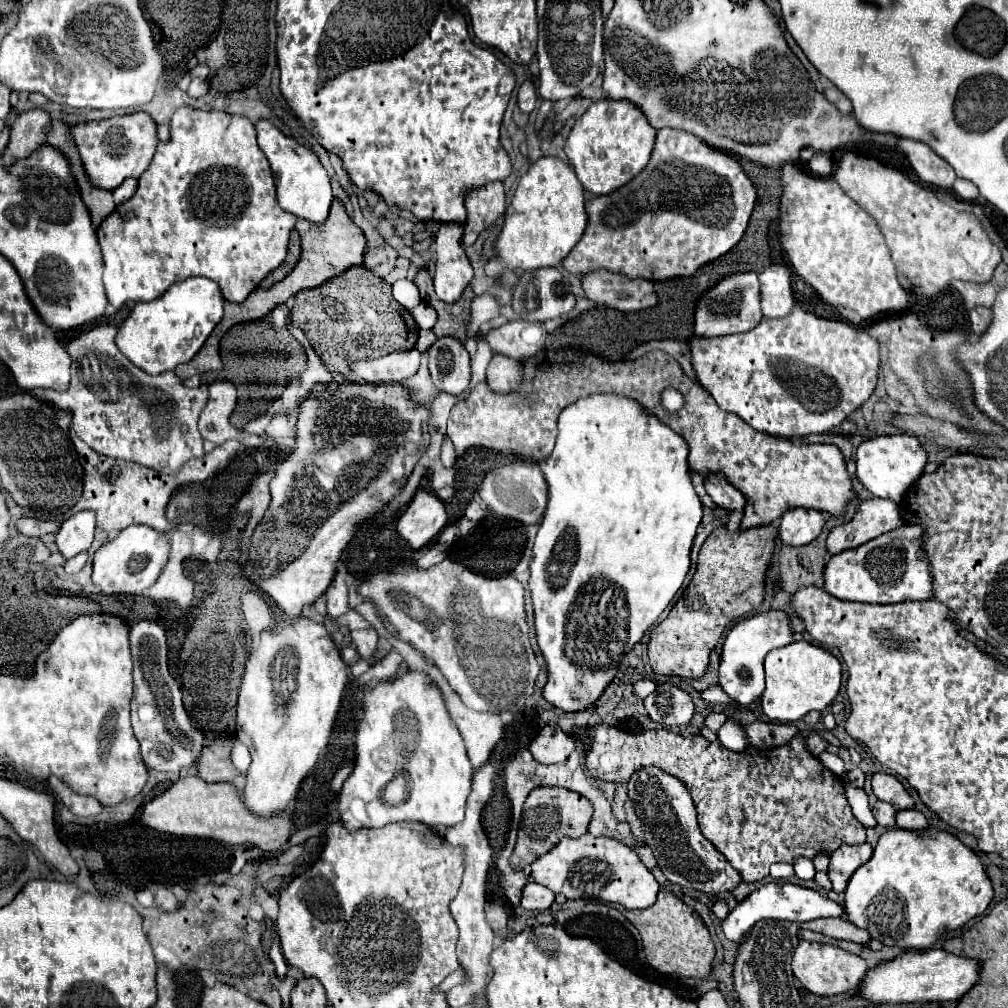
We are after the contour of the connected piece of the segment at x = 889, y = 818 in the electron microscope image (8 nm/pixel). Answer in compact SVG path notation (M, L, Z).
M877 802L873 806L873 816L879 826L887 826L887 828L895 826L895 808L887 802Z

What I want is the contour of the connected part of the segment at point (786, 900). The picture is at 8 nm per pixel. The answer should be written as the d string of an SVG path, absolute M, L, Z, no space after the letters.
M769 882L759 886L757 890L753 890L745 900L741 900L727 916L727 920L723 922L723 932L729 940L737 942L755 922L759 920L795 920L795 922L807 922L807 920L817 920L817 918L827 918L827 916L835 916L835 918L845 918L847 920L847 912L843 912L843 904L833 902L825 896L821 896L817 890L813 888L803 888L791 882Z

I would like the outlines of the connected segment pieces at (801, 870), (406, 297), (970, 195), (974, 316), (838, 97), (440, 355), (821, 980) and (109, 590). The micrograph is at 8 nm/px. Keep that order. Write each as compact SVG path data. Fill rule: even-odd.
M795 858L793 868L795 868L795 874L801 880L809 880L809 878L815 876L815 866L813 866L813 862L809 858Z
M397 280L395 284L393 284L393 298L401 304L401 306L405 306L407 310L411 310L411 308L415 308L419 302L421 302L421 296L419 296L419 290L417 290L417 286L415 286L415 282L411 282L411 280Z
M967 180L955 182L953 184L953 190L955 190L957 196L961 196L961 200L967 200L967 202L977 200L977 196L979 196L979 188L975 188L975 184L973 182L967 182Z
M983 306L973 308L973 310L969 312L969 318L971 318L971 328L973 328L973 332L975 332L975 334L981 334L981 332L989 326L989 322L991 322L991 310L989 310L989 308L983 308Z
M831 86L831 88L827 88L823 94L825 94L825 98L827 98L831 104L835 104L841 112L851 112L851 102L849 102L849 98L847 98L843 92L839 92L839 88Z
M443 336L427 348L427 354L433 384L443 392L463 394L471 378L469 352L463 342L453 336Z
M799 942L795 954L793 954L793 974L795 978L813 994L817 996L835 996L835 994L845 994L845 992L853 992L859 984L859 980L865 976L867 972L867 962L857 956L851 954L839 946L831 946L831 944L819 944L819 942Z
M133 524L95 552L93 582L103 594L141 594L159 578L161 568L167 564L169 550L171 540L167 532L155 532L145 524Z

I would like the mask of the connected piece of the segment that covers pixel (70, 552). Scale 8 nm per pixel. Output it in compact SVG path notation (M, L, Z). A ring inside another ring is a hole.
M83 510L73 514L61 524L57 532L57 546L65 558L73 558L83 550L89 550L95 534L95 512Z

